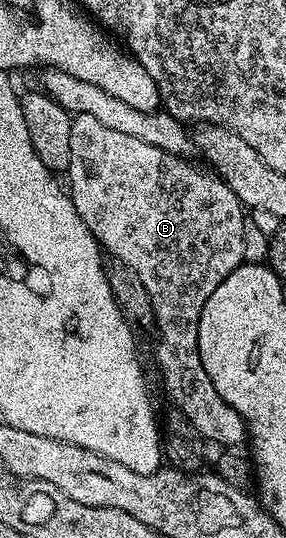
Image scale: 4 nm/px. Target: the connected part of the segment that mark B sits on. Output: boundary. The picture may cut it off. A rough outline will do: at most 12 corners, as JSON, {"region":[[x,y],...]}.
{"region":[[73,115],[68,193],[134,275],[173,409],[246,423],[200,358],[200,312],[247,261],[226,182]]}

